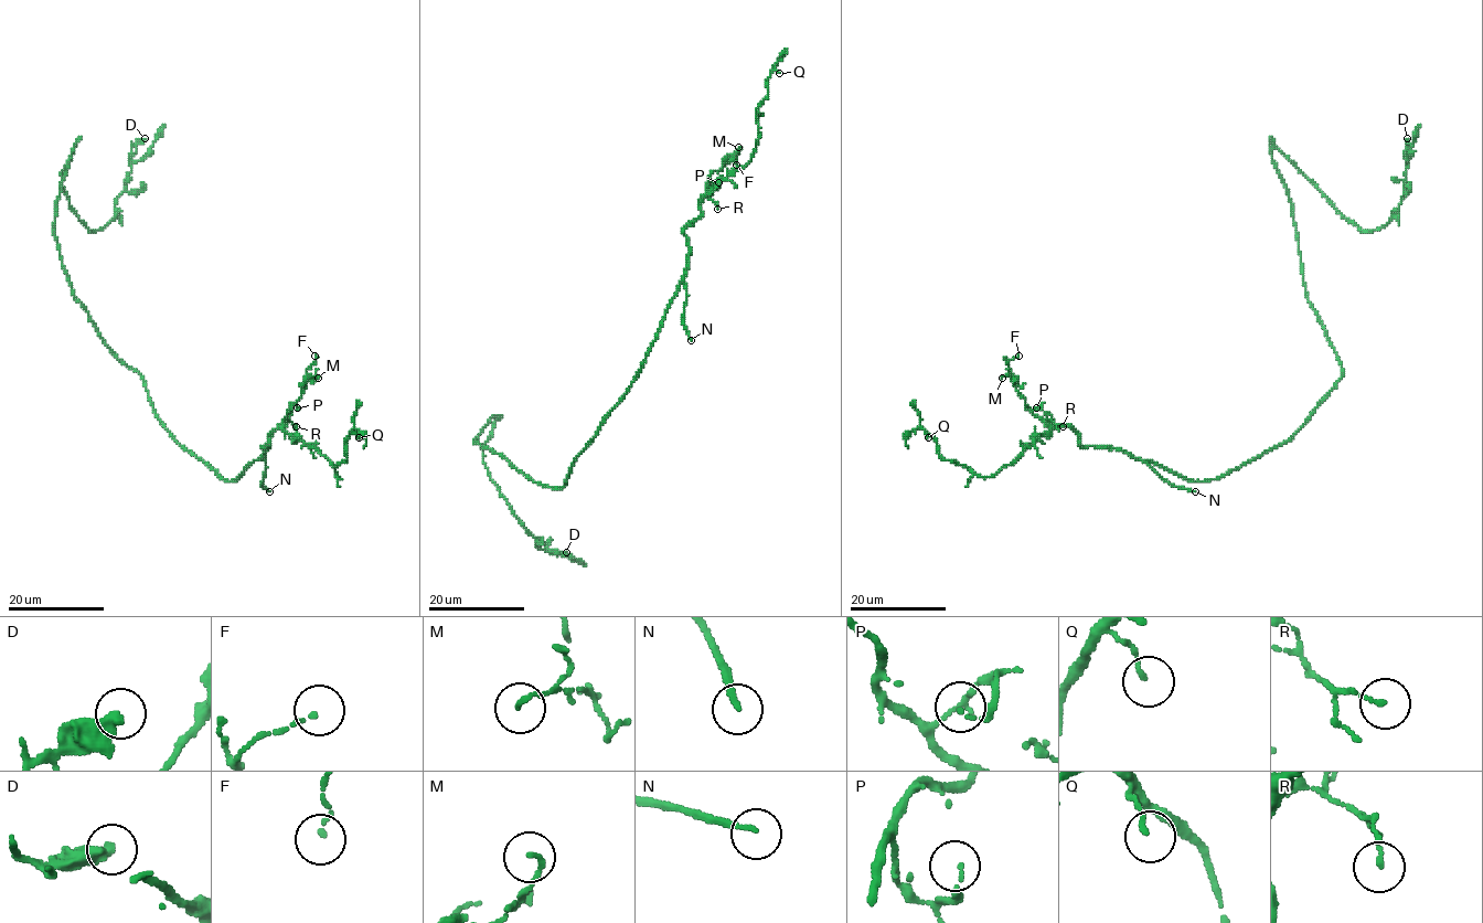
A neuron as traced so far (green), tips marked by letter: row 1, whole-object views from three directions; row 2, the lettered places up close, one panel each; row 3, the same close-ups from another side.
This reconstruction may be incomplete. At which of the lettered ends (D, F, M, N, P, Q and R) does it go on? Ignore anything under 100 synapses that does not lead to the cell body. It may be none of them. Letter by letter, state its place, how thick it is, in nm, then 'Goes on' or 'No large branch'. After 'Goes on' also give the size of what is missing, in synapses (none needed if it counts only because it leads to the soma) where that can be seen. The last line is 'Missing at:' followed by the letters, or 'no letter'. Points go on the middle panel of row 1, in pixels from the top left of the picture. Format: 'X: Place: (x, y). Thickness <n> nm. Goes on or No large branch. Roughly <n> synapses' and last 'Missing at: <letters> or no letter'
D: Place: (566, 552). Thickness 440 nm. No large branch
F: Place: (736, 165). Thickness 110 nm. No large branch
M: Place: (738, 147). Thickness 140 nm. No large branch
N: Place: (691, 340). Thickness 170 nm. Goes on
P: Place: (718, 182). Thickness 100 nm. No large branch
Q: Place: (779, 73). Thickness 120 nm. No large branch
R: Place: (717, 209). Thickness 110 nm. No large branch
Missing at: N

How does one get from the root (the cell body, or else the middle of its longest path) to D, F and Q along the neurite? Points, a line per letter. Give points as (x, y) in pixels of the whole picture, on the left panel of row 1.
D: (145, 386), (74, 296), (54, 235), (73, 145), (63, 189), (98, 231), (145, 138)
F: (145, 386), (166, 430), (222, 478), (234, 481), (263, 456), (268, 437), (284, 425), (315, 356)
Q: (145, 386), (166, 430), (227, 481), (263, 456), (279, 426), (337, 476), (347, 437), (359, 437)

